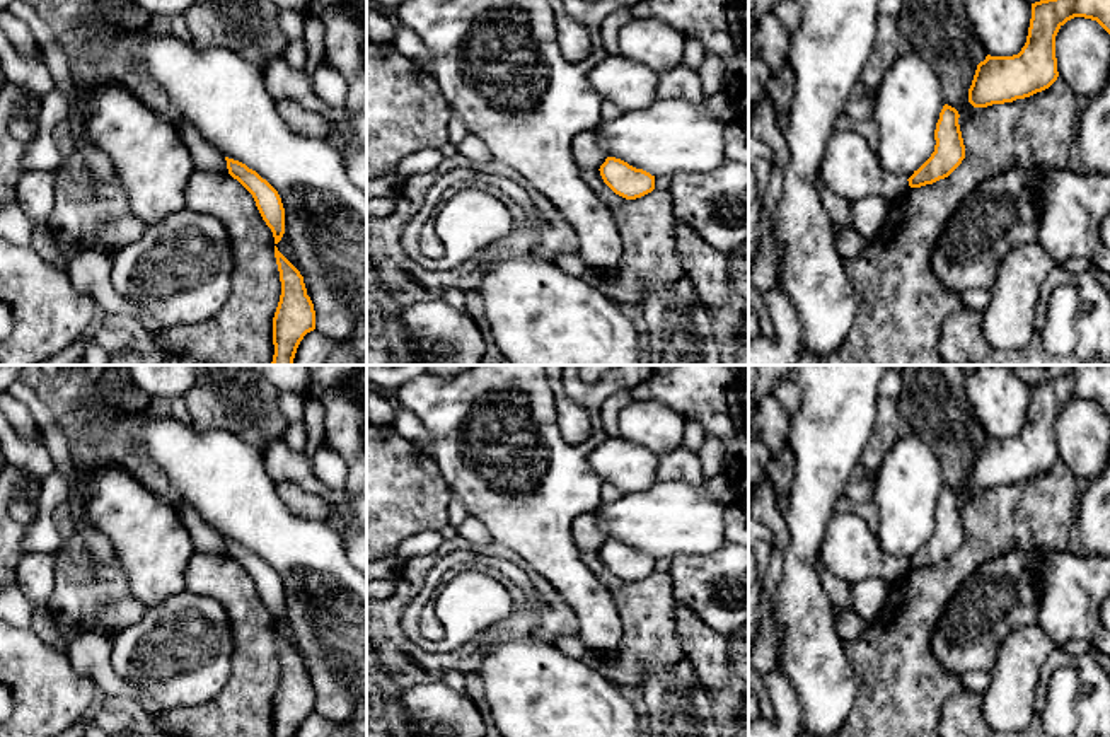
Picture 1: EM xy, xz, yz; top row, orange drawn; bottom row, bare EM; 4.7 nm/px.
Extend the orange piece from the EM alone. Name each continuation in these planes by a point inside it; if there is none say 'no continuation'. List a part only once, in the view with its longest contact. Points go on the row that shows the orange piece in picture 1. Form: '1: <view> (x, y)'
no continuation

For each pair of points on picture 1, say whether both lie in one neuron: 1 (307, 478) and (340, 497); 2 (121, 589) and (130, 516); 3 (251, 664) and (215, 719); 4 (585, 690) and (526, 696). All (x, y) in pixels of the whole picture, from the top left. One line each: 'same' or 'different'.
1: same
2: different
3: same
4: same

